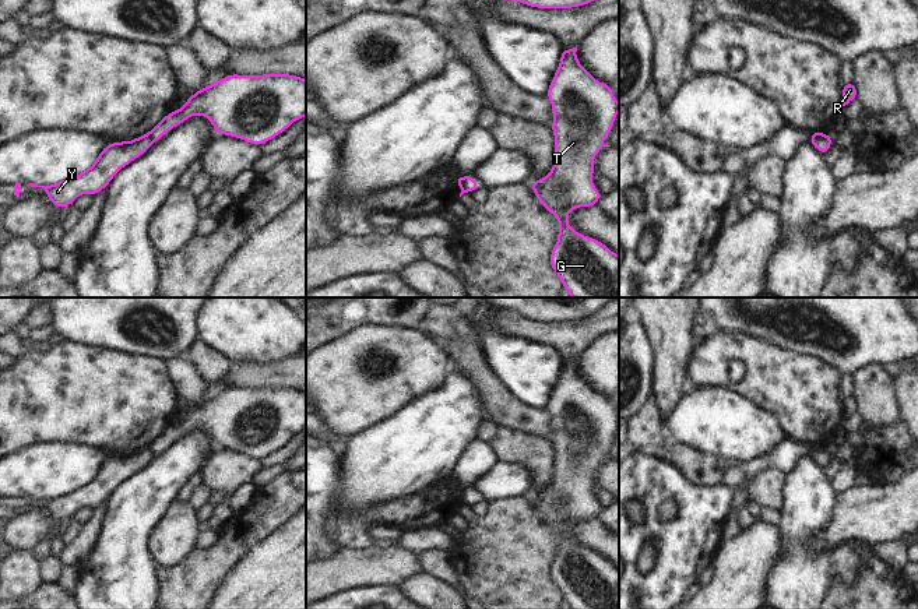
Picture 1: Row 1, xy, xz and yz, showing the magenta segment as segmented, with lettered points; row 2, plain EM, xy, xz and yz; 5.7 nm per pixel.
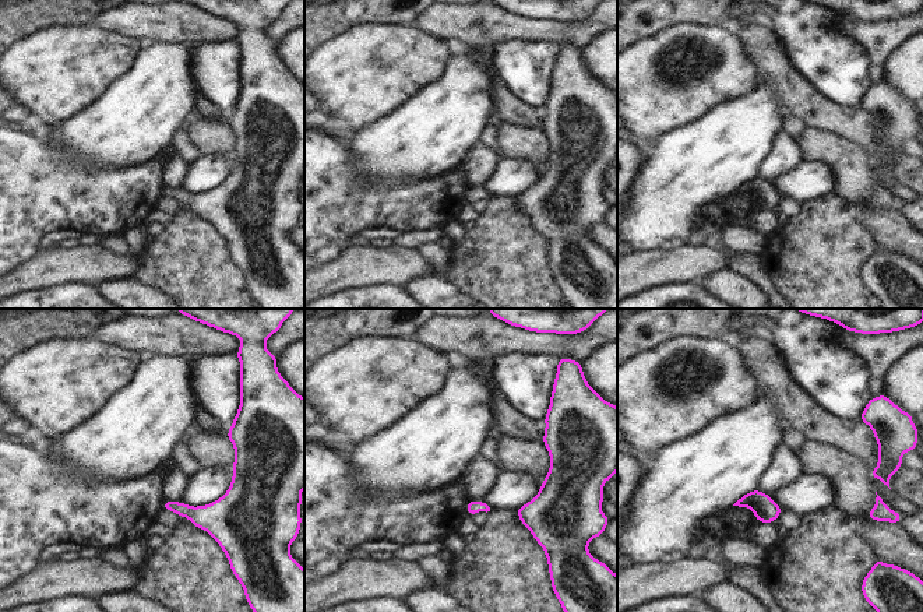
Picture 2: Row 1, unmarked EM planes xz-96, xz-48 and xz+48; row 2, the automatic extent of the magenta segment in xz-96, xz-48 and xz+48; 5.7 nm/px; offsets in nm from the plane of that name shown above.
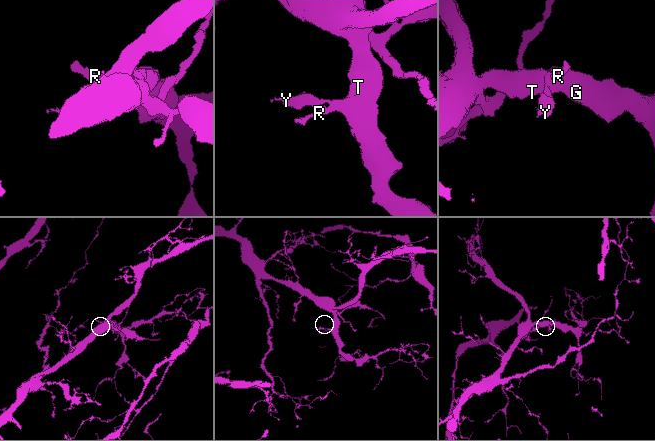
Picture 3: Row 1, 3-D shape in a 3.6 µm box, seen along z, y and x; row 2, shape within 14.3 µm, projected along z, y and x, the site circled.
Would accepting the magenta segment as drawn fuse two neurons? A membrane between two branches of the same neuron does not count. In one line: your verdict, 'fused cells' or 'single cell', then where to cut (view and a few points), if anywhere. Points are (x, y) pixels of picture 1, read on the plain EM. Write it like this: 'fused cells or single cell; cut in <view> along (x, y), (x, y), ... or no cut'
fused cells; cut in xy along (148, 446), (154, 453)

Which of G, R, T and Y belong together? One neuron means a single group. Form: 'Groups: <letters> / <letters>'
Groups: G R T / Y

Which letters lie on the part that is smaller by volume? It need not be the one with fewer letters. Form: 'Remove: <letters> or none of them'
Remove: Y

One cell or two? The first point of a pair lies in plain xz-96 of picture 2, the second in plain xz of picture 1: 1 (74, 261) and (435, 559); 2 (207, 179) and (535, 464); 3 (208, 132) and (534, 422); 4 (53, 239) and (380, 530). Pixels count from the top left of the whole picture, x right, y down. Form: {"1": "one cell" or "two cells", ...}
{"1": "two cells", "2": "two cells", "3": "two cells", "4": "one cell"}

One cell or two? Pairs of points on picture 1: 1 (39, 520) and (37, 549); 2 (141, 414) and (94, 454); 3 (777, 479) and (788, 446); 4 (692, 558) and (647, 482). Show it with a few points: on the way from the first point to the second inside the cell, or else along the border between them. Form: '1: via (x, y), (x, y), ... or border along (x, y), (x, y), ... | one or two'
1: border along (50, 537), (42, 537), (30, 548) | two
2: border along (69, 442), (98, 446), (109, 454) | two
3: border along (785, 472), (777, 468), (762, 468), (749, 481) | two
4: via (674, 539), (651, 517), (651, 500) | one

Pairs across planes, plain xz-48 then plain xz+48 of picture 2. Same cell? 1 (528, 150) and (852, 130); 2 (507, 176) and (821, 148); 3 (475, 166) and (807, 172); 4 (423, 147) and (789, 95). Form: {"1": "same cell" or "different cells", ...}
{"1": "different cells", "2": "different cells", "3": "different cells", "4": "different cells"}

